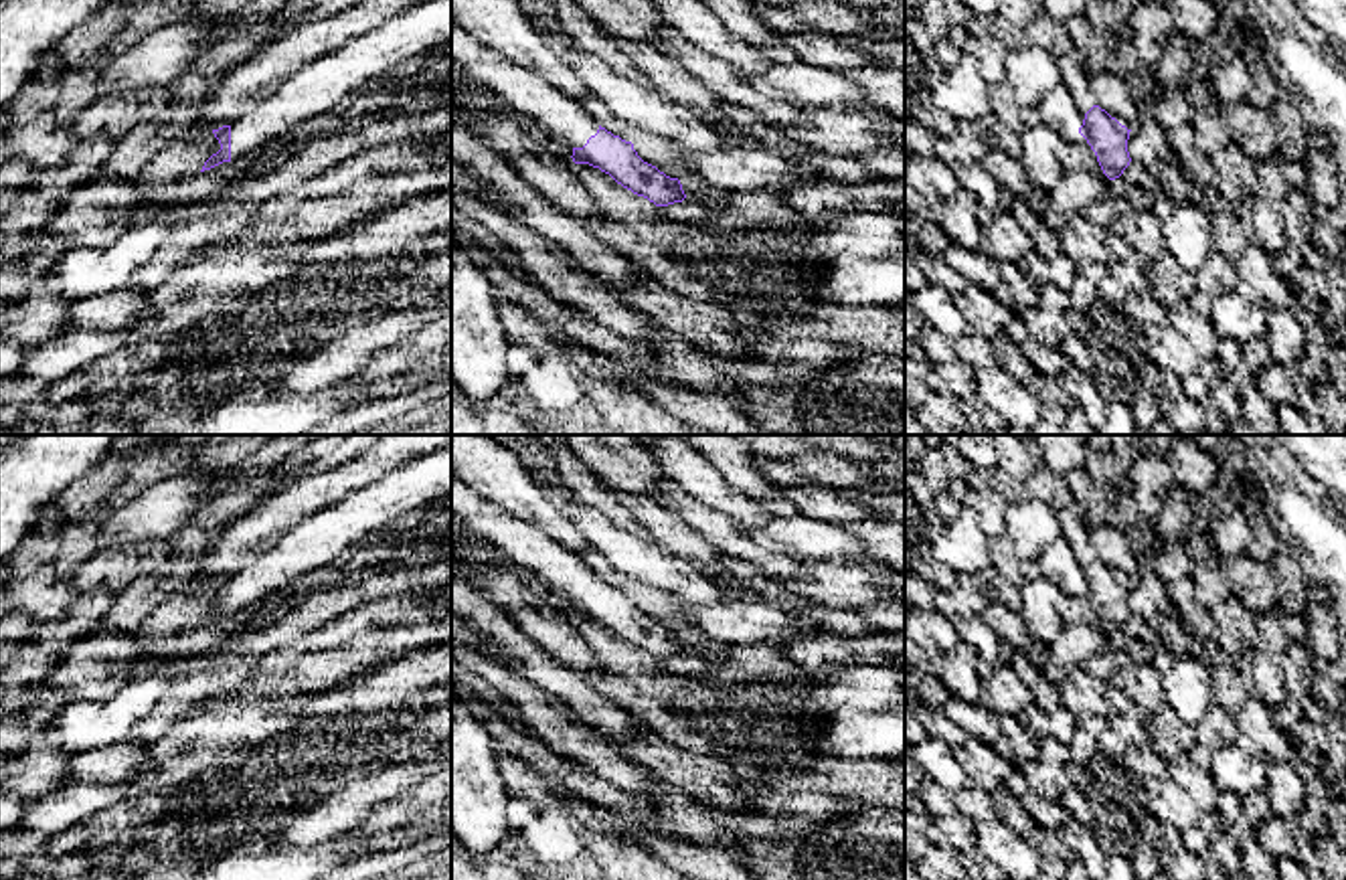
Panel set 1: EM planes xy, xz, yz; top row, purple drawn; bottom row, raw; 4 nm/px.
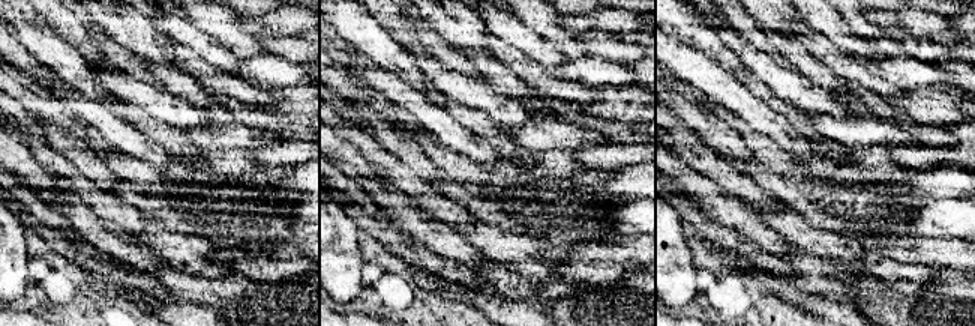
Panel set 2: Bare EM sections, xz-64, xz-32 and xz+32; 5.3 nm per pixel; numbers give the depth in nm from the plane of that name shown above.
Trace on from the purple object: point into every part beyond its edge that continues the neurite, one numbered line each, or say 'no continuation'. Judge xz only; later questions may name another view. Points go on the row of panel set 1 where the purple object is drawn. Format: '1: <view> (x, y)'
1: xz (559, 116)

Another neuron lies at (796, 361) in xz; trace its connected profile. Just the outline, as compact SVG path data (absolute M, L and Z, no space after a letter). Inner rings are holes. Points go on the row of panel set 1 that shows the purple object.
M767 330L747 334L745 344L757 360L773 364L775 372L781 374L783 384L797 384L834 372L858 352L852 346L834 342L779 340Z

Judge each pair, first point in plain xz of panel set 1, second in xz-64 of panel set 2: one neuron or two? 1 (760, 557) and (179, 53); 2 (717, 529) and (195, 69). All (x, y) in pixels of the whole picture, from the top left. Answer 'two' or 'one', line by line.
1: one
2: one

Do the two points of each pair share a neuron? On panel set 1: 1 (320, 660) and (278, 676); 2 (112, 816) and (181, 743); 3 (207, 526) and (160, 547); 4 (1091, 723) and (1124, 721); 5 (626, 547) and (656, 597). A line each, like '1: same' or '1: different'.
1: same
2: different
3: different
4: same
5: different

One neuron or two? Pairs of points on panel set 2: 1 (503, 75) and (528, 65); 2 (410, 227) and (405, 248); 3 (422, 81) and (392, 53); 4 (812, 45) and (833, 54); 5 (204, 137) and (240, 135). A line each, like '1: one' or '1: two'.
1: two
2: two
3: one
4: one
5: one

